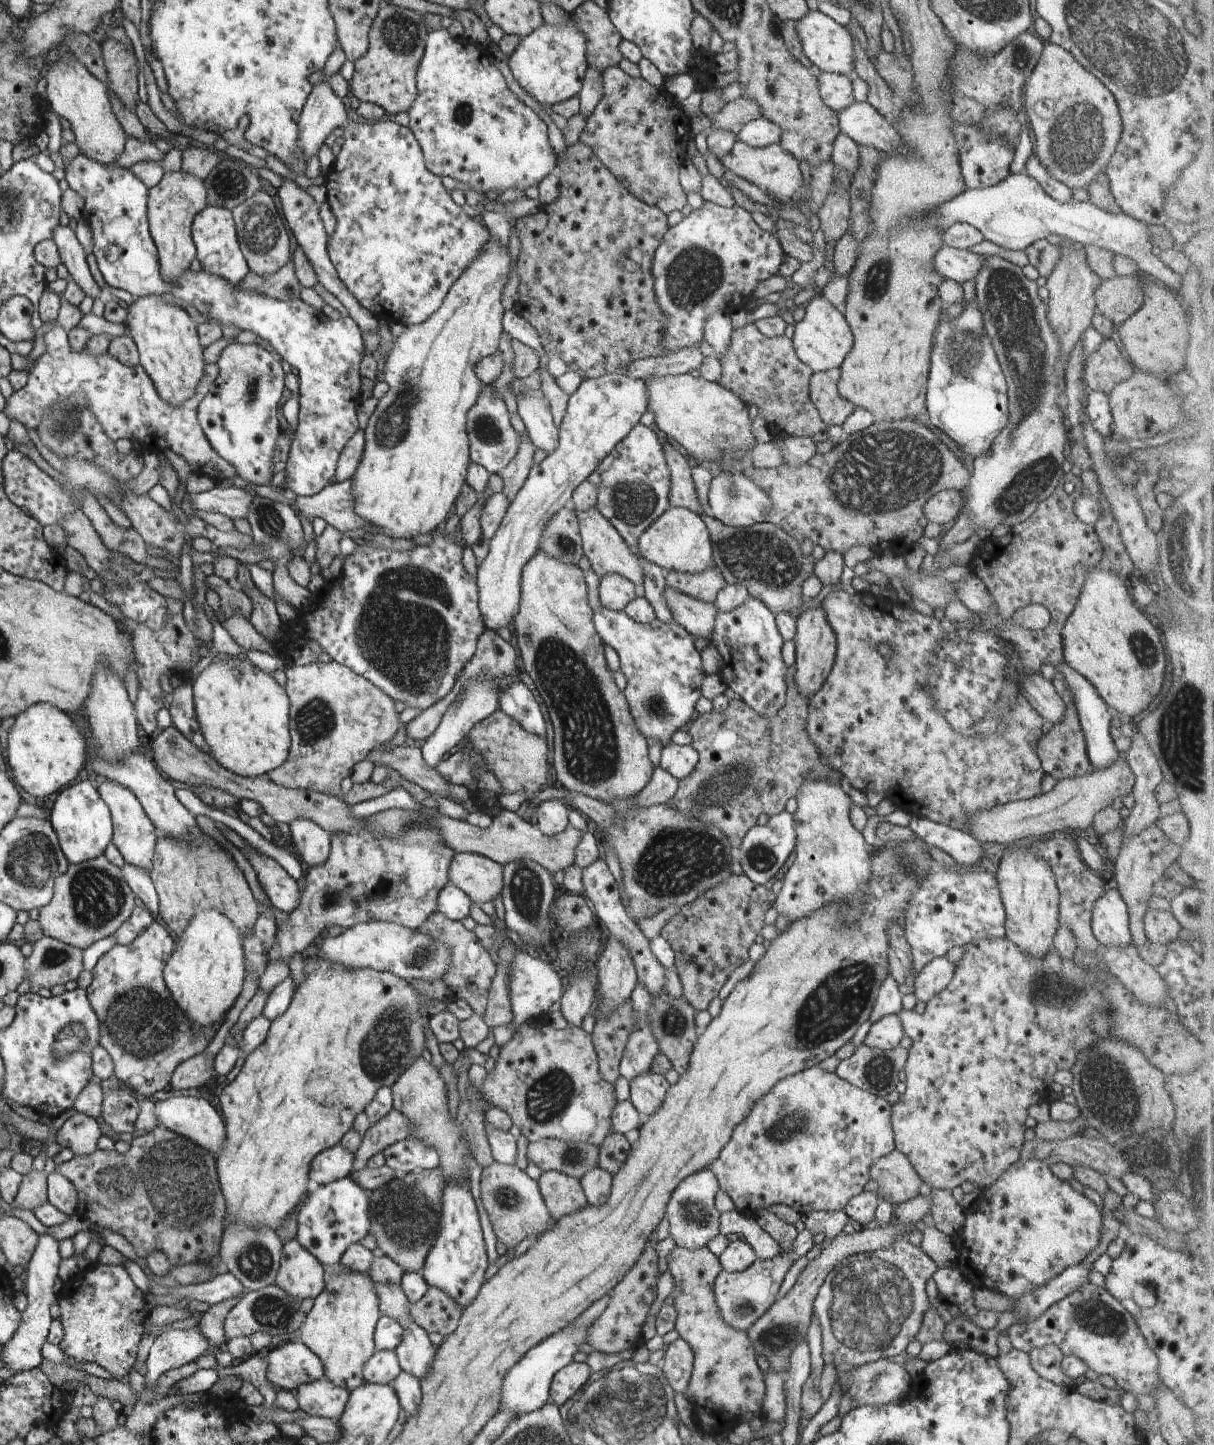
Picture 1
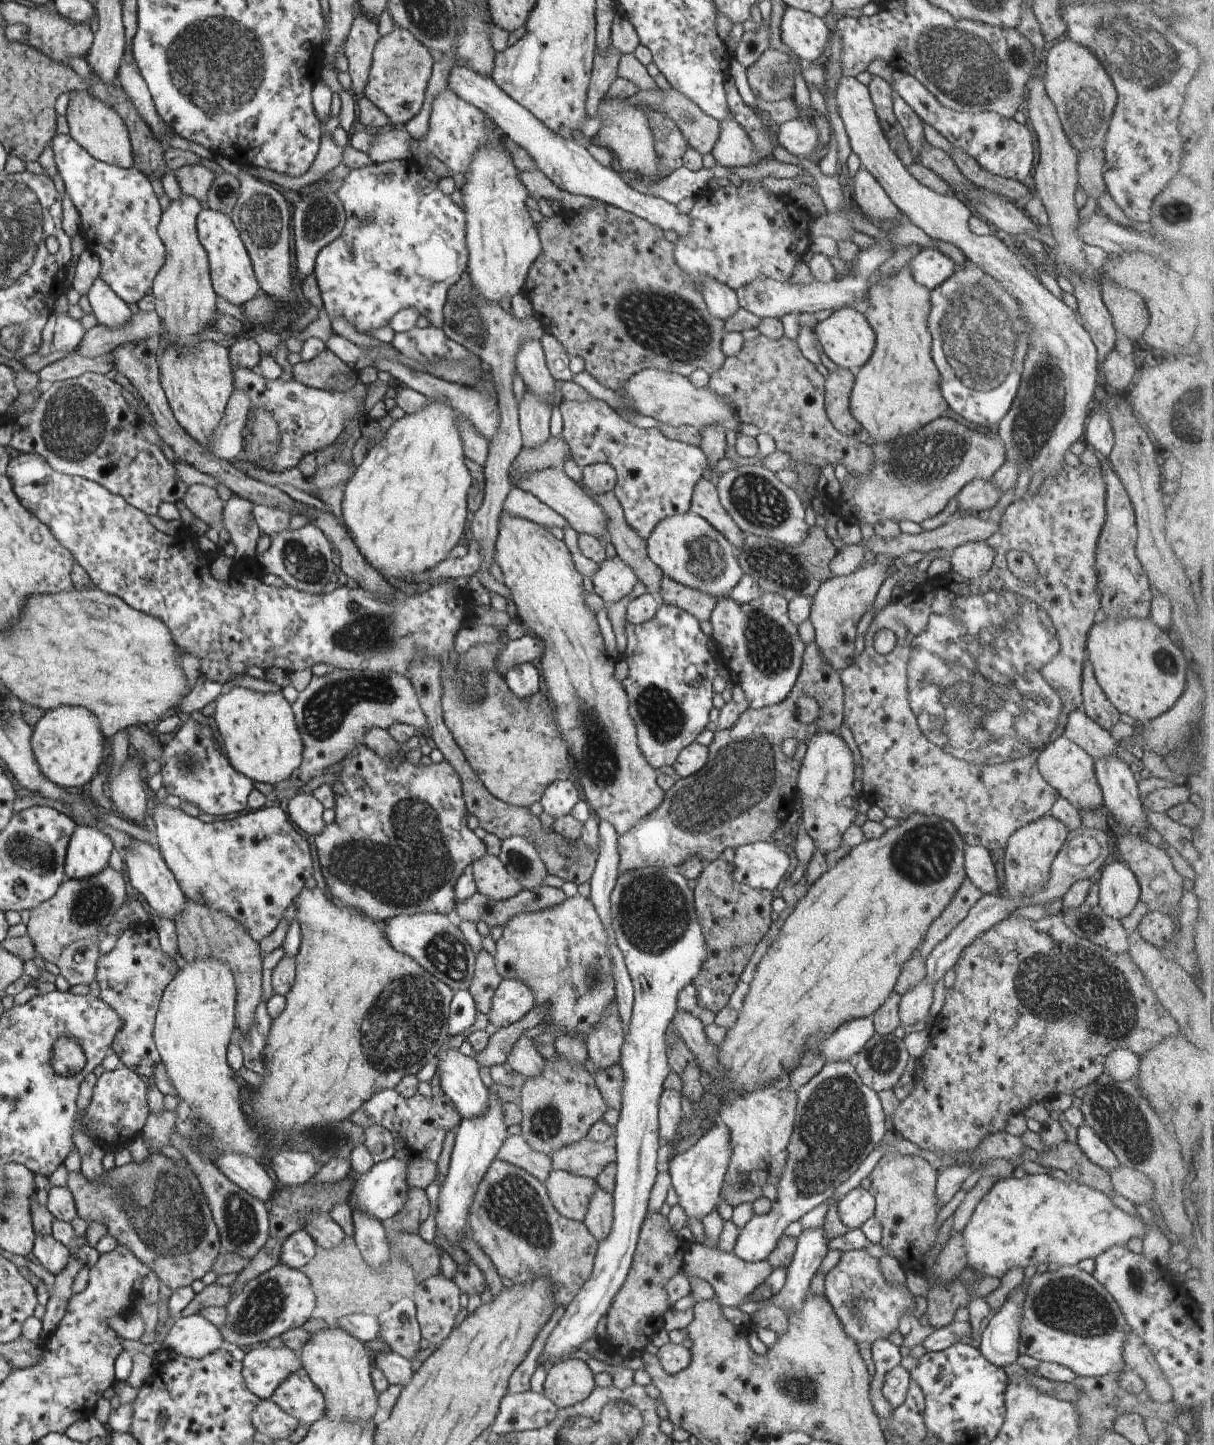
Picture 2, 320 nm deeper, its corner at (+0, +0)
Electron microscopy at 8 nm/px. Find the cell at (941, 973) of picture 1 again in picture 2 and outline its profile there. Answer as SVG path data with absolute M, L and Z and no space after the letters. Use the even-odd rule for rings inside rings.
M925 978L920 984L901 995L899 1002L901 1026L912 1026L927 1018L930 1006L934 1002L933 988L934 986Z

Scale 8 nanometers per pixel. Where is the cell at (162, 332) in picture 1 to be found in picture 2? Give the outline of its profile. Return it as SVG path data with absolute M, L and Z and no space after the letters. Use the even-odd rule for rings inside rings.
M204 340L195 348L169 345L159 363L160 382L169 405L180 426L201 445L211 444L218 425L224 420L225 408L236 388L233 360L230 360L230 346Z

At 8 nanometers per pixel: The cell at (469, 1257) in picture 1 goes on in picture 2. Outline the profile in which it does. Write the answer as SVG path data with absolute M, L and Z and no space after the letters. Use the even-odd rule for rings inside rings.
M490 1090L487 1102L490 1104L481 1115L469 1119L460 1118L458 1127L456 1127L455 1143L447 1177L439 1188L438 1212L435 1215L435 1221L450 1244L456 1246L459 1246L466 1234L470 1233L467 1224L468 1211L478 1185L492 1161L497 1158L504 1141L509 1137L509 1126L506 1124L503 1111L504 1103L500 1102Z

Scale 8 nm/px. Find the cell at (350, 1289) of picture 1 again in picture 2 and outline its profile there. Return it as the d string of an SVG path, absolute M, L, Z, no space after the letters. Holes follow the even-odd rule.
M329 1327L311 1335L309 1343L302 1349L301 1366L325 1397L324 1417L358 1423L373 1420L378 1410L378 1393L371 1379L374 1362L372 1352L362 1341L350 1336L344 1329Z

